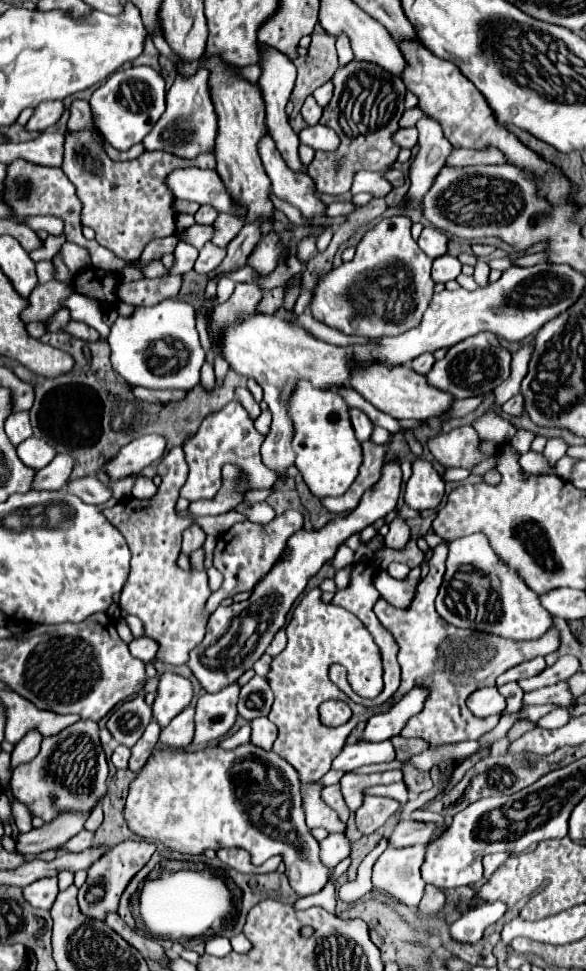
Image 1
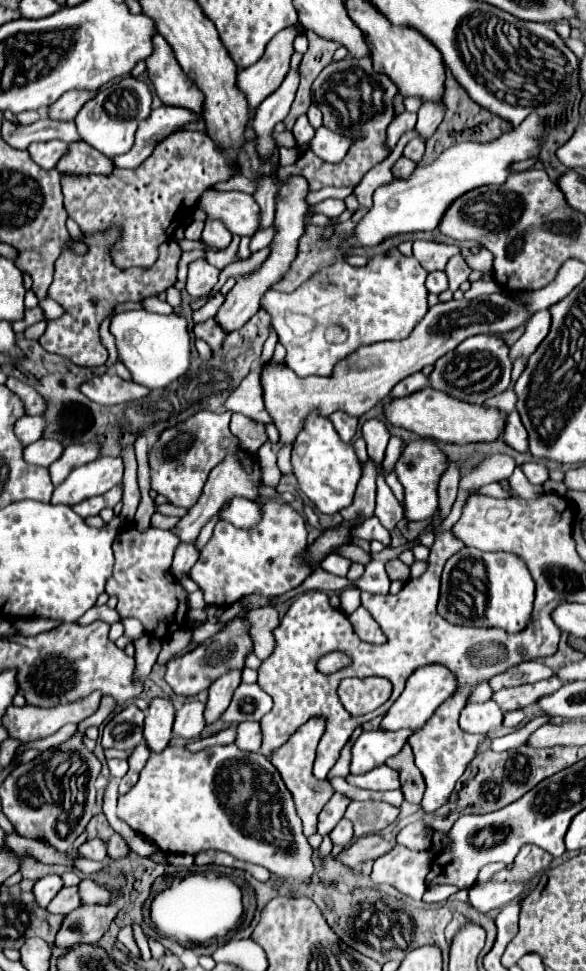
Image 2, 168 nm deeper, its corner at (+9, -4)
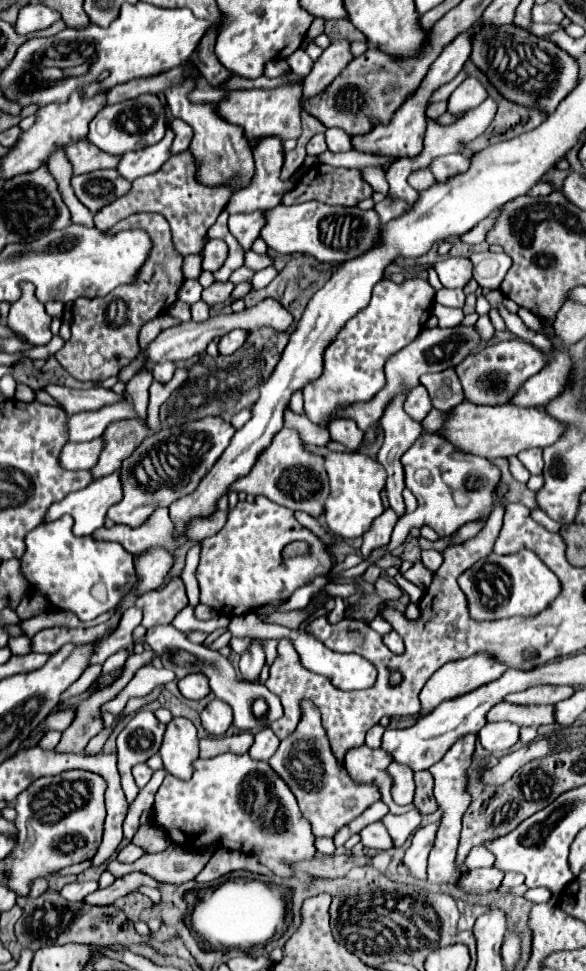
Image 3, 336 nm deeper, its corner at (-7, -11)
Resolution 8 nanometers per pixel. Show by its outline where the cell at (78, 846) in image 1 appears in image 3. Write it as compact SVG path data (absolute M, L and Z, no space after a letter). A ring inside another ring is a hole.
M128 844L128 846L124 846L124 848L118 850L118 860L120 862L134 862L140 856L144 856L144 850L138 848L138 846L134 846L134 844Z

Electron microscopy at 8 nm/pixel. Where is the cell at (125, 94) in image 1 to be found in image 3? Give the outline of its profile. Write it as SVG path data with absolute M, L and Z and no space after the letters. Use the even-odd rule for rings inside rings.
M138 96L136 100L124 100L100 110L90 124L88 138L94 146L98 146L108 154L122 154L128 150L144 150L160 142L164 132L166 132L166 116L164 116L164 104L160 102L160 98Z

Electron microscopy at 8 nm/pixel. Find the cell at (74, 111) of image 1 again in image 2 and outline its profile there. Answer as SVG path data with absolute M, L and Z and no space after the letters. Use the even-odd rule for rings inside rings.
M88 143L72 145L72 153L62 157L56 165L60 175L108 175L114 165L100 151L92 149Z

